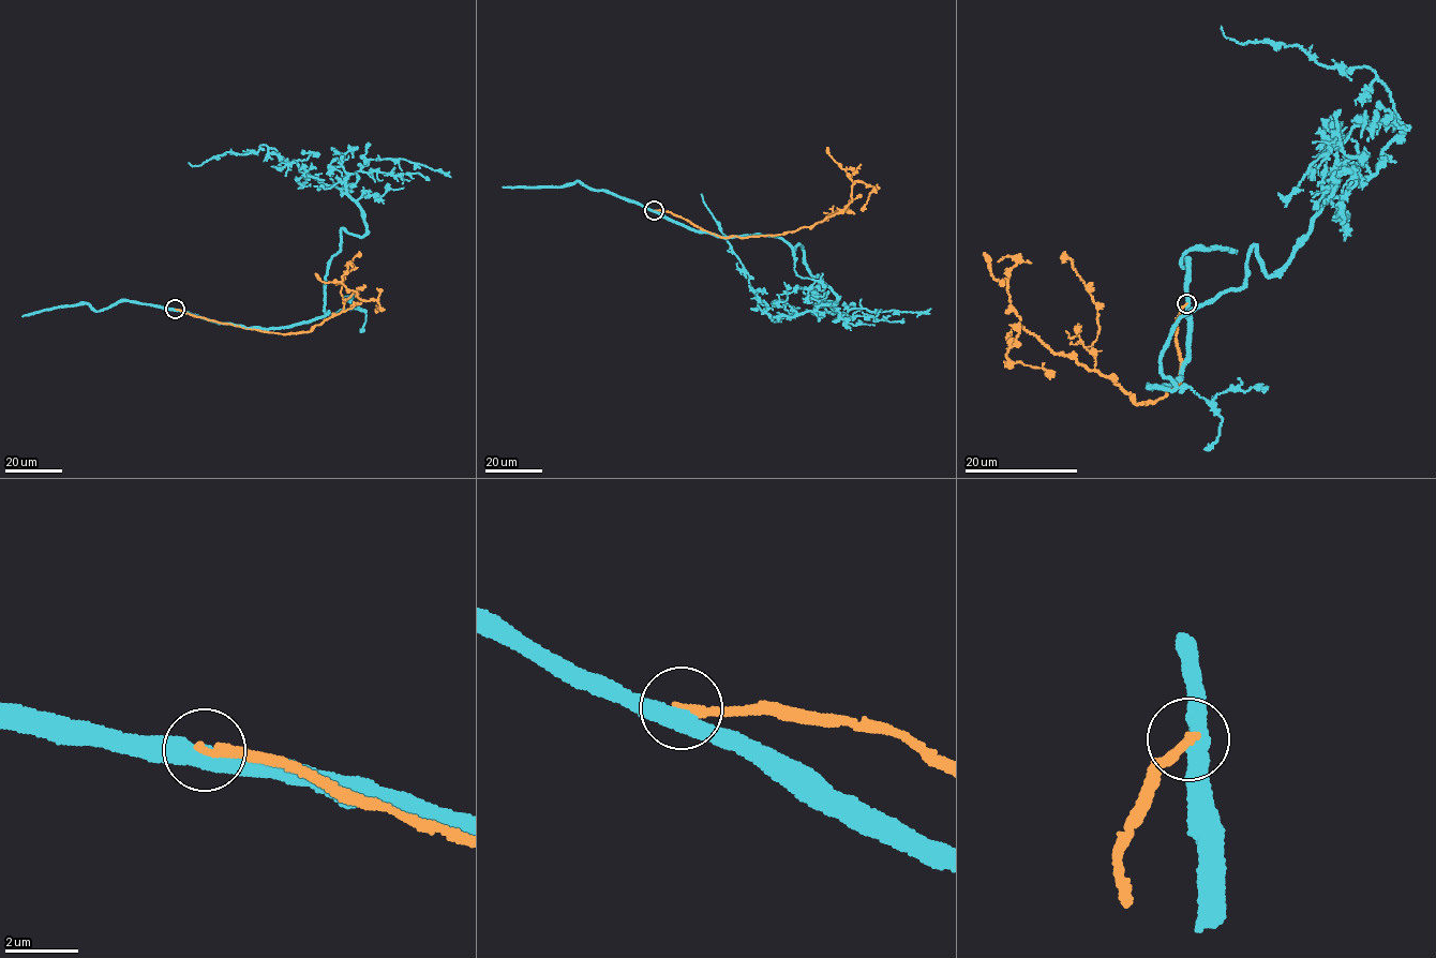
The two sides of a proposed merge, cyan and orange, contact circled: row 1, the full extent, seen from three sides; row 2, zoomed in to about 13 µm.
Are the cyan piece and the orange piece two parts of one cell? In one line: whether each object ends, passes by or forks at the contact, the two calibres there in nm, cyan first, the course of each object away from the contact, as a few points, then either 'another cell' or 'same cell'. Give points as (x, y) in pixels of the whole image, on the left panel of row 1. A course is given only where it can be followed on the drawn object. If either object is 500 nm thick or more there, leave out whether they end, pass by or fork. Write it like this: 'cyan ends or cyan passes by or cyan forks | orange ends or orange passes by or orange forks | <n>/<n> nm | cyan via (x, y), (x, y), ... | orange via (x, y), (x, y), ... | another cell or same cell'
cyan passes by | orange ends | 480/240 nm | cyan via (174, 309), (247, 327), (309, 323), (325, 314), (341, 229), (367, 230), (354, 200), (265, 145), (189, 162) | orange via (175, 309), (289, 334), (308, 332), (359, 303), (358, 296), (376, 300), (379, 308), (375, 313) | another cell

